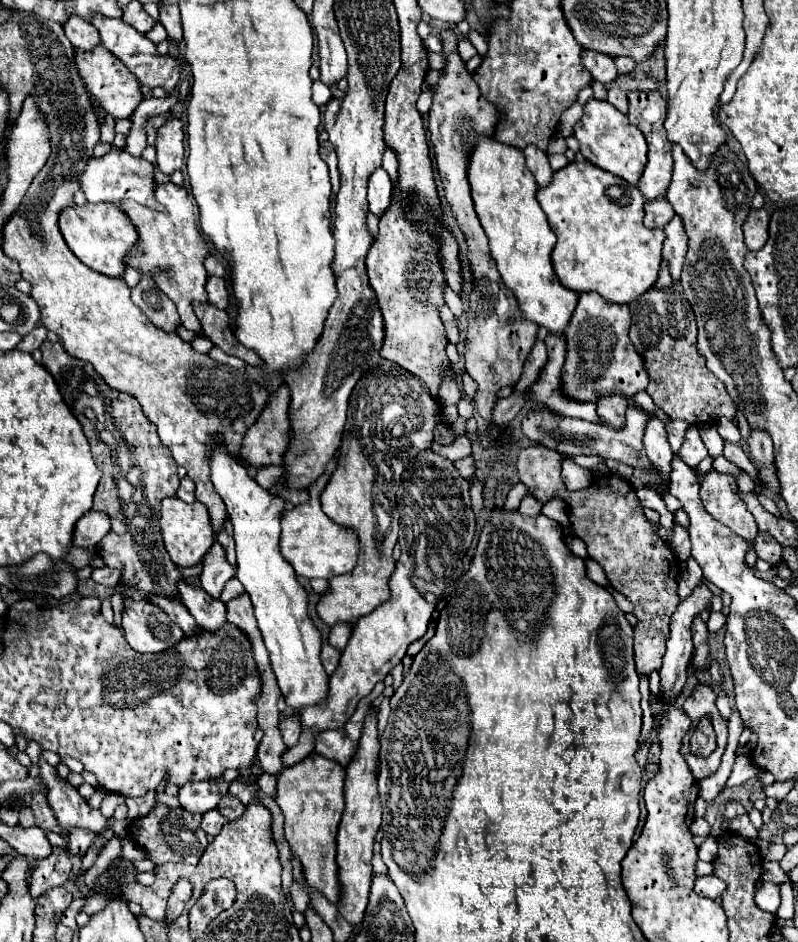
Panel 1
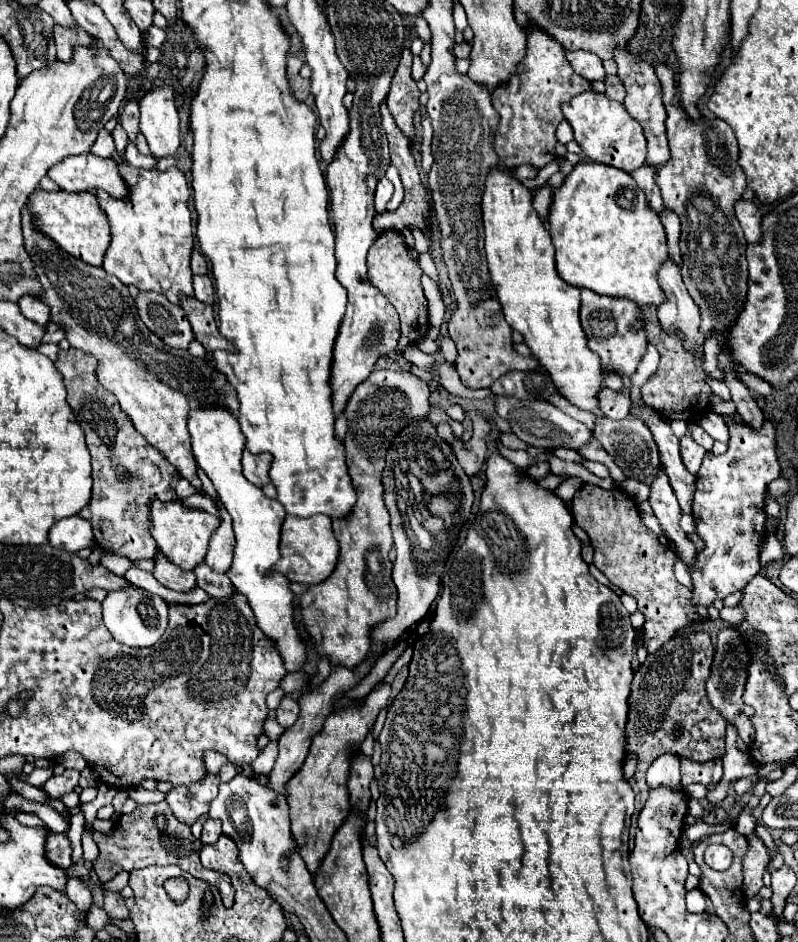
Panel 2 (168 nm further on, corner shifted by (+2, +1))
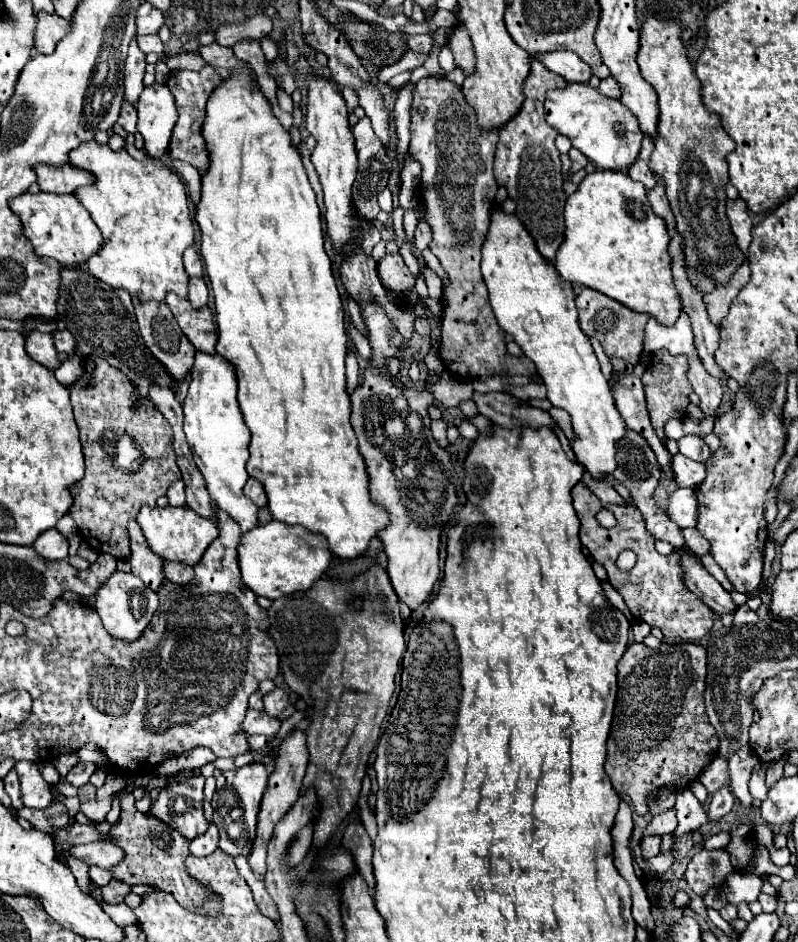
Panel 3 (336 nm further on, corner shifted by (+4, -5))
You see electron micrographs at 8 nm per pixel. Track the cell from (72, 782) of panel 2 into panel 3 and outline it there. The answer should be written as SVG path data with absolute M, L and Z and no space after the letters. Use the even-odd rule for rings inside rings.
M79 762L69 774L67 774L67 782L69 784L73 784L73 786L83 786L83 784L87 784L89 782L89 778L91 778L91 774L97 770L97 766L95 764L83 764L83 762Z

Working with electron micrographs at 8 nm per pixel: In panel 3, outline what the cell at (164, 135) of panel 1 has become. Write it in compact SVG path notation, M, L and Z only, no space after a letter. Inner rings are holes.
M165 84L145 86L137 102L137 132L145 138L145 150L153 158L167 154L173 126L177 122L175 100Z

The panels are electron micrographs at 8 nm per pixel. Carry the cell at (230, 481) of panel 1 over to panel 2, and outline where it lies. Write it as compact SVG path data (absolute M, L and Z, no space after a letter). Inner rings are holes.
M207 408L189 412L189 434L199 468L213 482L221 504L233 518L233 530L237 538L233 566L229 578L233 586L247 598L257 626L281 652L281 660L287 672L299 672L307 662L307 646L295 626L295 594L283 574L277 574L275 564L279 562L279 530L285 518L281 502L271 500L259 486L253 486L241 472L241 452L245 448L245 436L241 434L239 422L223 408Z

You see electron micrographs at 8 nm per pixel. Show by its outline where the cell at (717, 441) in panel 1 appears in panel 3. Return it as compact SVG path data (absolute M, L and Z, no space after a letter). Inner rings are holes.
M683 436L677 444L679 444L679 452L681 452L683 456L695 460L695 462L705 464L705 462L709 460L709 456L711 456L711 450L709 450L709 446L705 444L705 440L701 440L701 438L697 438L697 436Z

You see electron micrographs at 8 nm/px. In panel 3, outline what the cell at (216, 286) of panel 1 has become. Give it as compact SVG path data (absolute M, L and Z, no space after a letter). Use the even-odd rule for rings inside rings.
M191 278L189 280L189 294L187 300L191 302L193 308L203 308L209 300L209 290L203 278Z

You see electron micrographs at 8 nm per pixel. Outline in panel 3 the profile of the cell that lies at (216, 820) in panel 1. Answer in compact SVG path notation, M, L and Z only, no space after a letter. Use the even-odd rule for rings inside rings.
M209 824L209 830L203 836L197 836L195 840L191 840L189 850L195 856L209 856L211 852L215 852L217 842L219 842L219 832L217 832L215 824Z

